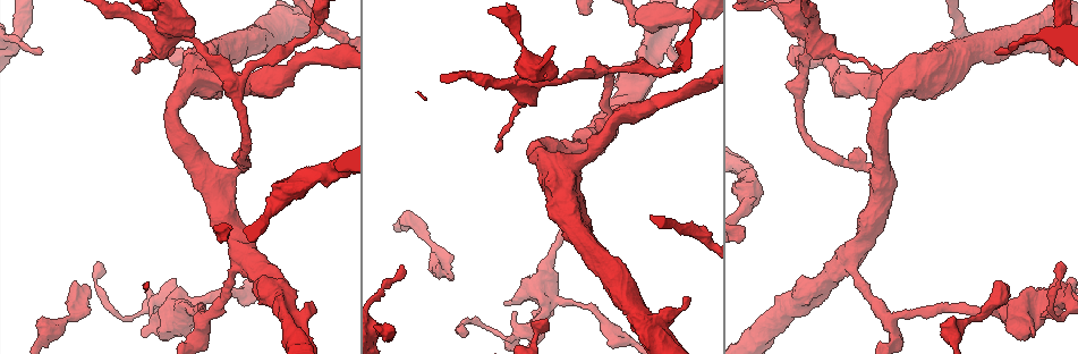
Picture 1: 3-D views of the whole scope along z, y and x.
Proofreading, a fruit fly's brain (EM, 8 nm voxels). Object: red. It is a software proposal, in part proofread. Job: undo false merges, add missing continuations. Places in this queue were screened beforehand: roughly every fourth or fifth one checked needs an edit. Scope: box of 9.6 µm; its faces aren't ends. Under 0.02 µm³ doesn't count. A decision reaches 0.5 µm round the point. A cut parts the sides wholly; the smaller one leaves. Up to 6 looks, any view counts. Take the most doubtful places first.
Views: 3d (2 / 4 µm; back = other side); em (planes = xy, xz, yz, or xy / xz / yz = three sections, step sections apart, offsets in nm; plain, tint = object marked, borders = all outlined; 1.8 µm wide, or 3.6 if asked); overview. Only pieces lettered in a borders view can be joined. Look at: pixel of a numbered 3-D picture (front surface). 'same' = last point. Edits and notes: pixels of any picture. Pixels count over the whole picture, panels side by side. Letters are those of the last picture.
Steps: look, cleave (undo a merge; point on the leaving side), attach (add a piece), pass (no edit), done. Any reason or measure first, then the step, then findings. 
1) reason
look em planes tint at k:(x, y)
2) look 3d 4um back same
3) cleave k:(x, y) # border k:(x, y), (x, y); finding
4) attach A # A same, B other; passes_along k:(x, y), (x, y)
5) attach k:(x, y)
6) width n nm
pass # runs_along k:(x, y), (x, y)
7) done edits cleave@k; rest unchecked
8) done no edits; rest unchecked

an open end
look em xy step 4 tint at 1:(996, 53)

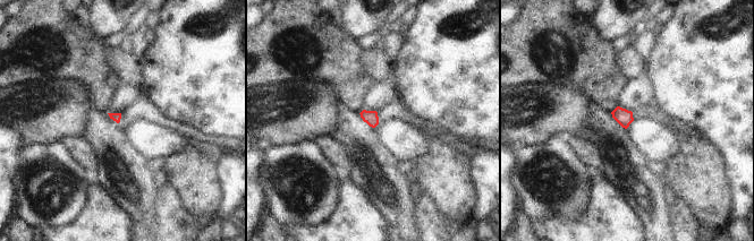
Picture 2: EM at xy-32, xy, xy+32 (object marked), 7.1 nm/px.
another direction
look em planes borders same

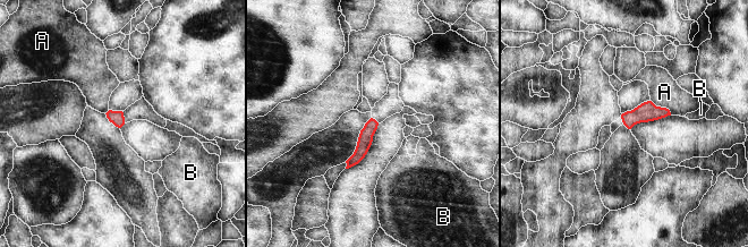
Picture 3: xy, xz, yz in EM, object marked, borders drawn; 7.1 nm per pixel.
width 100 nm
pass # A other, B other; border 3:(651, 100), (671, 115); none of them fits

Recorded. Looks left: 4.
an open end
look em planes borders at 1:(453, 278)

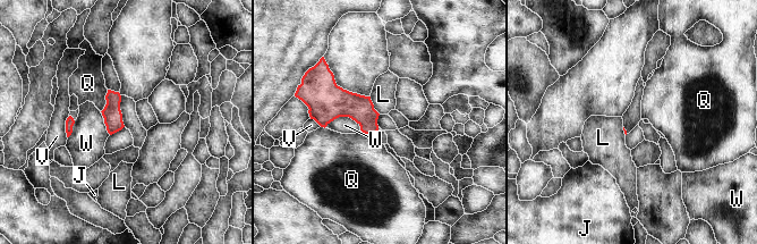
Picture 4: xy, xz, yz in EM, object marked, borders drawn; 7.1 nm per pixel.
pass # J other, L other, Q other, V other, W other; border 4:(108, 90), (105, 106), (101, 112); no lettered piece goes on from it

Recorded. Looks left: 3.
free end
look em planes plain at 1:(882, 73)

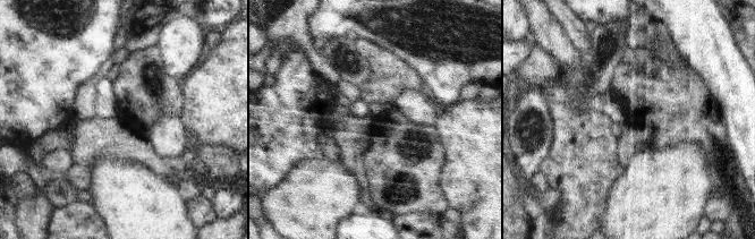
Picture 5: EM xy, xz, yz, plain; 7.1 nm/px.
look em planes borders same

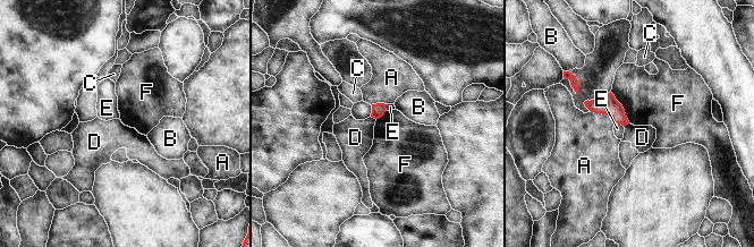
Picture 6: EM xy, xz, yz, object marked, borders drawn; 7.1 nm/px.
pass # A other, B other, C other, D other, E other, F other; border 6:(610, 92), (621, 105), (629, 122); none of them fits

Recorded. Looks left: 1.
done no edits; rest unchecked

